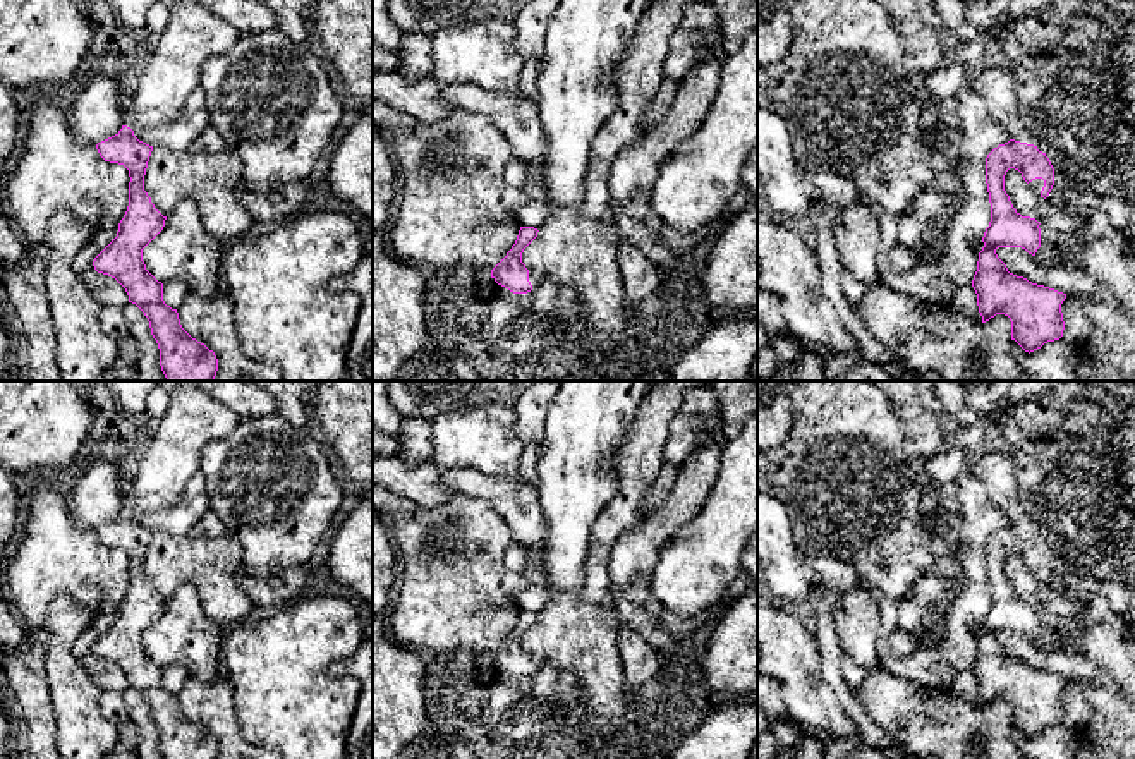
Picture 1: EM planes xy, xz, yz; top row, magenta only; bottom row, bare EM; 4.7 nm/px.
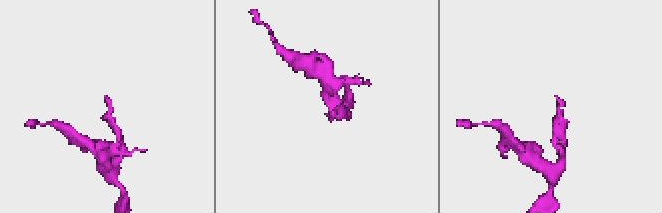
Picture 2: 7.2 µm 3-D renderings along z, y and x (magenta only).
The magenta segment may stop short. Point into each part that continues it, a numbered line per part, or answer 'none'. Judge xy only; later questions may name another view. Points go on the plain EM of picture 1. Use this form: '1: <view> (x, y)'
1: xy (194, 419)

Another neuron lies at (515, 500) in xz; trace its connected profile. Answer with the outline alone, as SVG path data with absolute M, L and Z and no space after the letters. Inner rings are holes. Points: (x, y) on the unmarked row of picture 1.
M452 469L441 477L458 493L488 501L508 525L515 544L531 553L544 551L548 522L537 489L524 477L488 476L474 469Z

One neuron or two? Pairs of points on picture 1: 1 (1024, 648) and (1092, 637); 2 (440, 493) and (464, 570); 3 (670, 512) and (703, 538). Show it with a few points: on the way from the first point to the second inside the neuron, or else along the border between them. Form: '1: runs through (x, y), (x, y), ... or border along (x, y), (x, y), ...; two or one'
1: border along (1056, 637), (1098, 665); two
2: border along (457, 491), (431, 507), (423, 507), (404, 495); two
3: border along (710, 491), (703, 507), (673, 533), (660, 555); two

